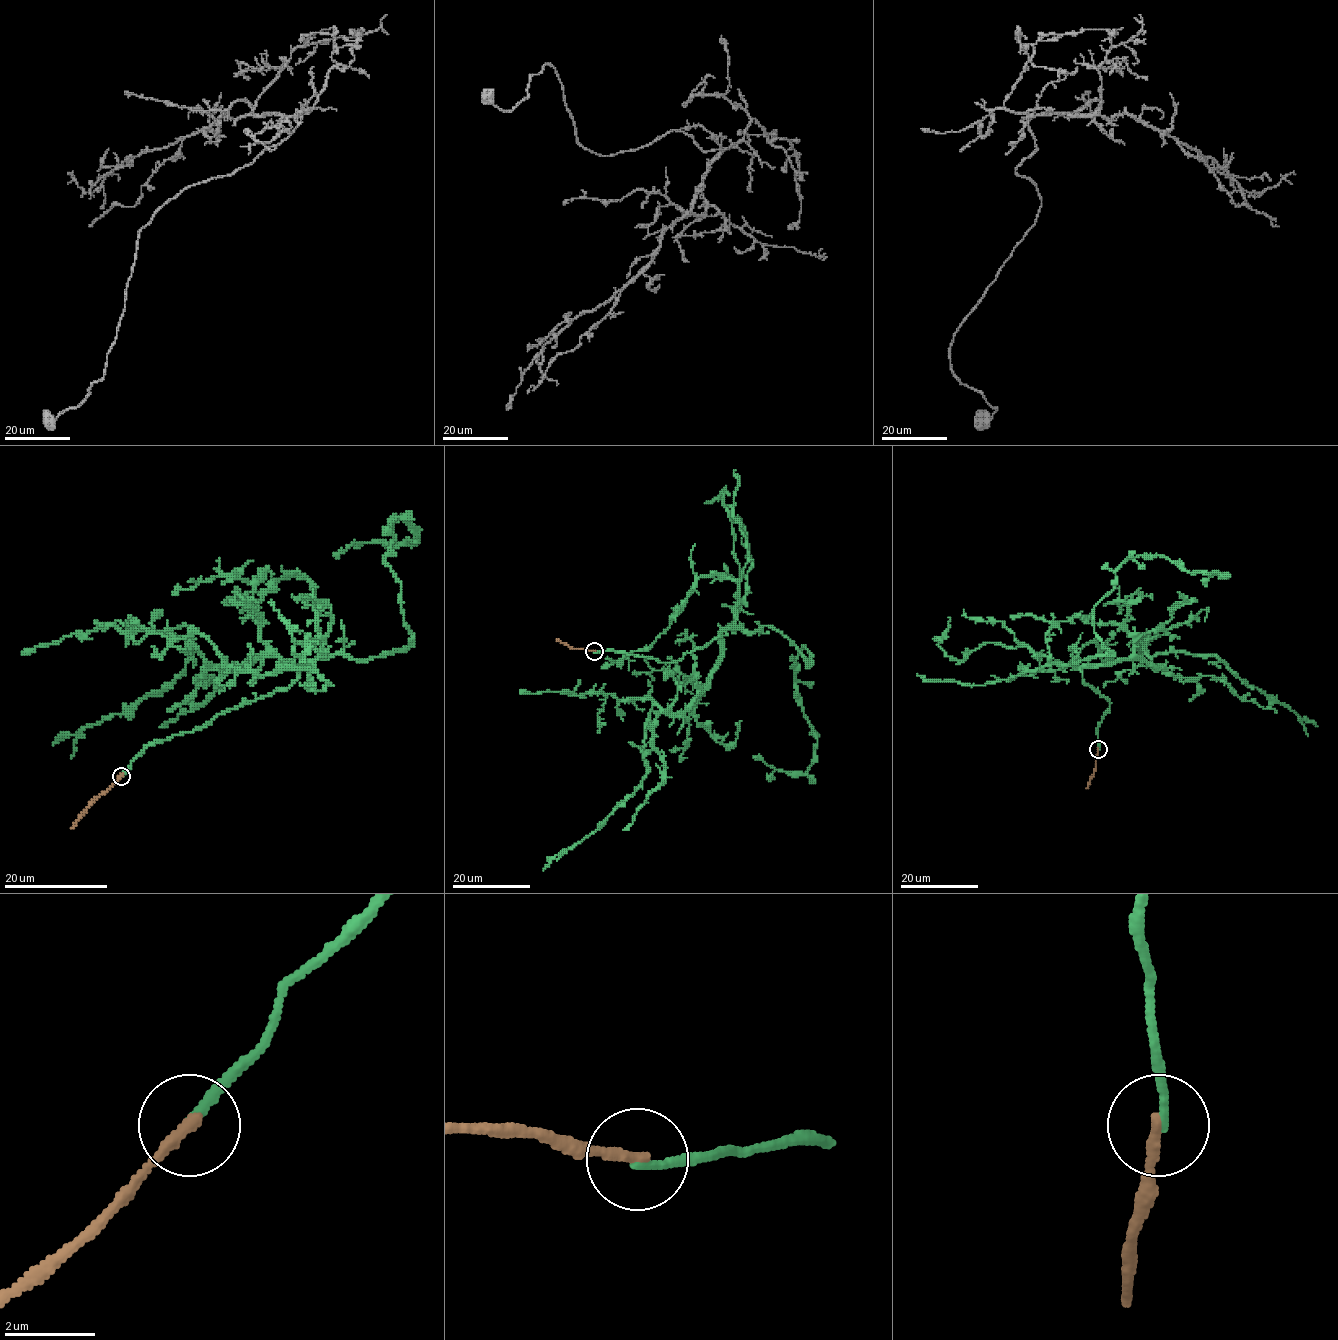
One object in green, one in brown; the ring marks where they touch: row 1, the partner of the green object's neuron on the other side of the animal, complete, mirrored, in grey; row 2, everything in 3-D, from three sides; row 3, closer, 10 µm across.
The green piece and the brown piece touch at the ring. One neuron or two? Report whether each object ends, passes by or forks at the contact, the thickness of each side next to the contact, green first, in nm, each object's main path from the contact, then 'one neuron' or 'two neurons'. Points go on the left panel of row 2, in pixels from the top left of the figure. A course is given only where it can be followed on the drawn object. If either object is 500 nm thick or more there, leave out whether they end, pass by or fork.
green ends; brown ends; calibres 200 and 260 nm; course green (121, 775), (297, 666), (407, 647), (383, 560), (394, 517), (410, 525), (418, 539), (334, 556); course brown (121, 775), (71, 829); two neurons

